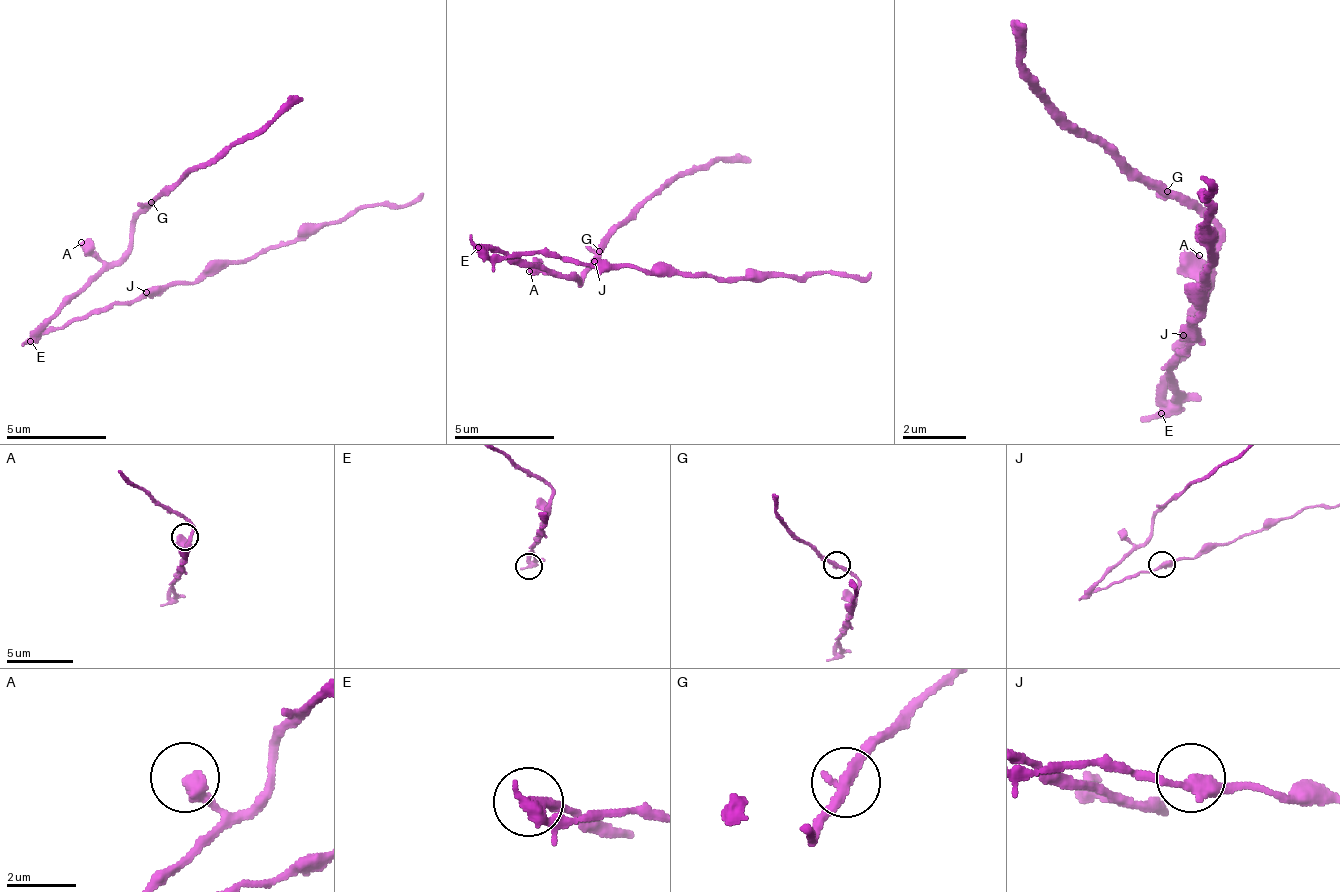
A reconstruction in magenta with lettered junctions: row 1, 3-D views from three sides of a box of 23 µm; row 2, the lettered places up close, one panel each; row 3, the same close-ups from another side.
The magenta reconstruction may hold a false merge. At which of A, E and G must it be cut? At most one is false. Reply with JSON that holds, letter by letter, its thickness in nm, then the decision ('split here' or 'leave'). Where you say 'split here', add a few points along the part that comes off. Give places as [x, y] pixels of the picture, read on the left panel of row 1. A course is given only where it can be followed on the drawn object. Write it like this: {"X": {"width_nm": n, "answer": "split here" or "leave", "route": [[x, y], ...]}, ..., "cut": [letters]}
{"A": {"width_nm": 480, "answer": "leave"}, "E": {"width_nm": 440, "answer": "split here", "route": [[31, 342], [106, 312], [116, 302], [156, 297], [261, 252], [306, 242], [361, 207], [406, 207], [421, 192]]}, "G": {"width_nm": 280, "answer": "leave"}, "cut": ["E"]}

